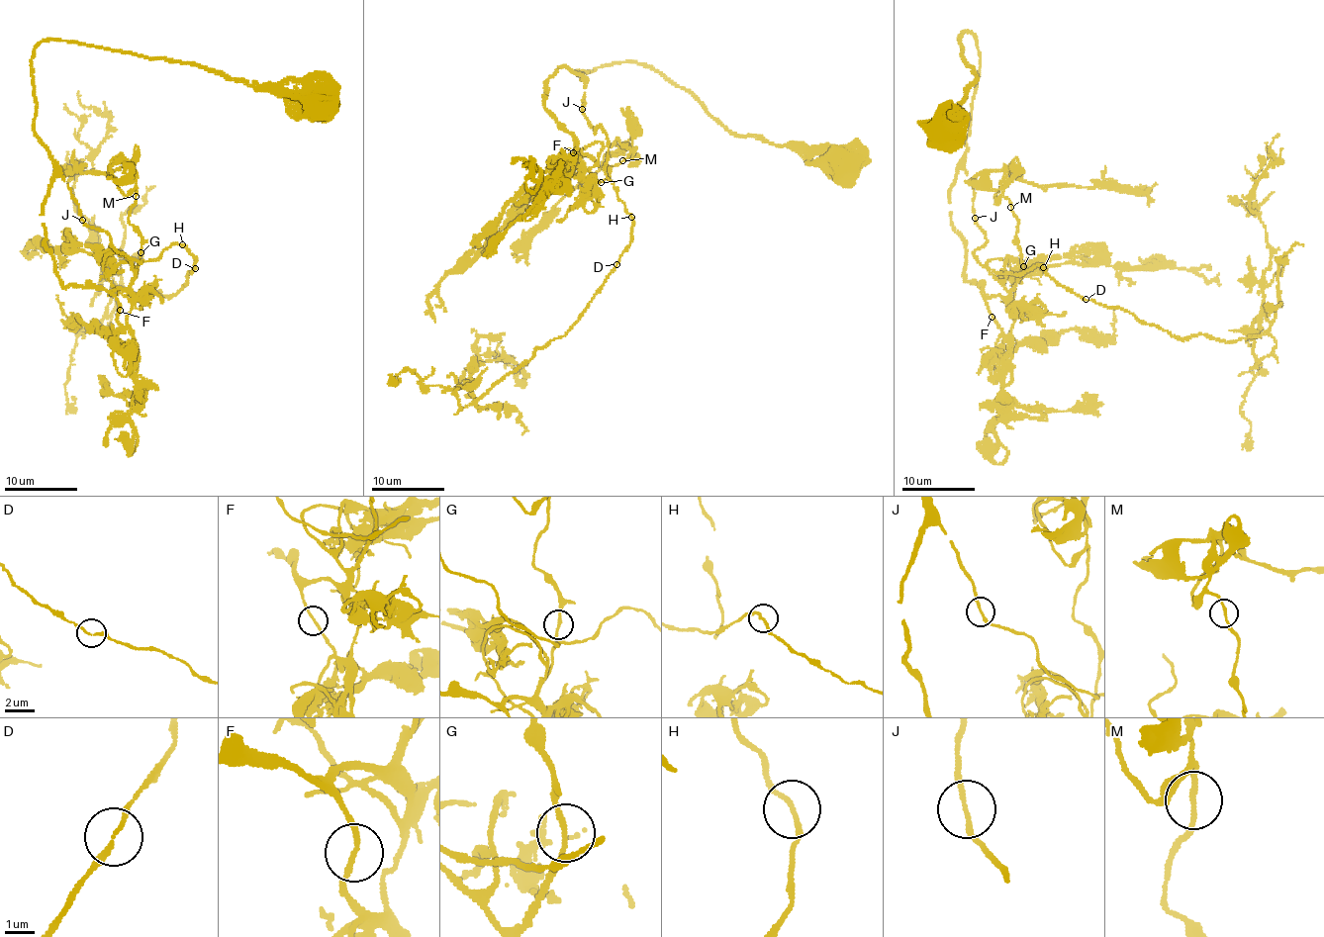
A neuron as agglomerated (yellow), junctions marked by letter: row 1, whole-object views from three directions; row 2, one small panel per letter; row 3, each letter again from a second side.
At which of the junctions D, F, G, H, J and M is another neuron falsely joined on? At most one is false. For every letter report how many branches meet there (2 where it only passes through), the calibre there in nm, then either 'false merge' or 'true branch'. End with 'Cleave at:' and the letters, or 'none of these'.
D: 2 | 160 nm | true branch
F: 2 | 150 nm | true branch
G: 2 | 150 nm | true branch
H: 2 | 140 nm | true branch
J: 2 | 150 nm | true branch
M: 2 | 150 nm | true branch
Cleave at: none of these

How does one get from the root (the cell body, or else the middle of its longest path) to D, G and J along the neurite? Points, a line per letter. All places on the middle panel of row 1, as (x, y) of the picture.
D: (845, 160), (733, 135), (635, 62), (574, 73), (632, 222), (616, 265)
G: (845, 160), (733, 135), (658, 72), (614, 62), (574, 73), (586, 118), (608, 140), (589, 169), (601, 182)
J: (845, 160), (733, 135), (691, 93), (635, 62), (574, 73), (585, 85), (581, 109)

